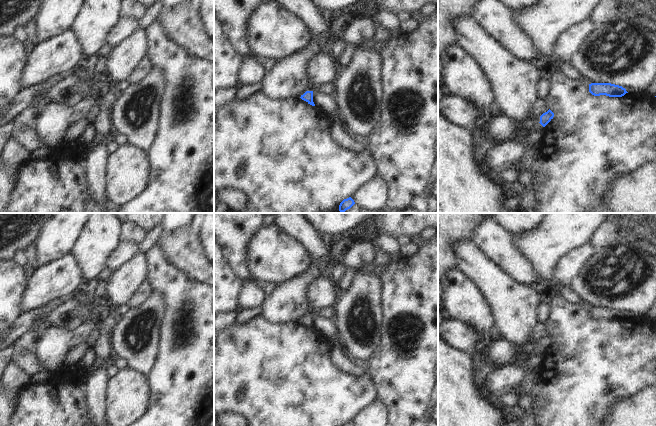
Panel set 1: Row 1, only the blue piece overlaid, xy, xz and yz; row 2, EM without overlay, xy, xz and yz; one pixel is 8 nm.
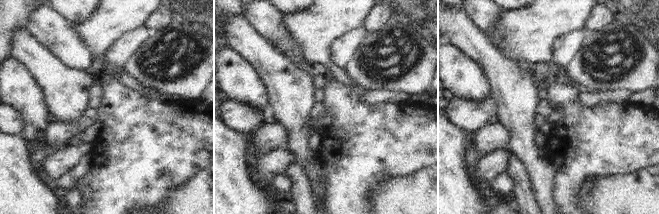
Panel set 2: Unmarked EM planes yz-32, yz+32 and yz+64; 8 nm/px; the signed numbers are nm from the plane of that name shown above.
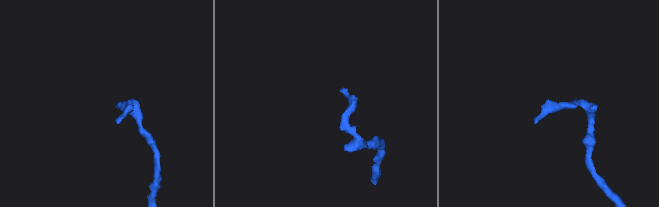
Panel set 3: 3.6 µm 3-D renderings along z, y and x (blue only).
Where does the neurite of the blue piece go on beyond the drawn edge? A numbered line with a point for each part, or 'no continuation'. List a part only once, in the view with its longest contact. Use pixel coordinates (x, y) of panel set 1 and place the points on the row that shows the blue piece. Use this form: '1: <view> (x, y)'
no continuation

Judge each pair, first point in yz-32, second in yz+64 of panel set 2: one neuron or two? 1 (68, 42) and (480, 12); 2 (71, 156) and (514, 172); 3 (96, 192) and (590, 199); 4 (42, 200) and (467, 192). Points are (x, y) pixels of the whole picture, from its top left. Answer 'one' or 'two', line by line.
1: one
2: two
3: two
4: one

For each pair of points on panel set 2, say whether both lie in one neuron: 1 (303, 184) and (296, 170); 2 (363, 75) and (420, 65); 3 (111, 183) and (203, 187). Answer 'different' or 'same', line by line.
1: same
2: same
3: different

